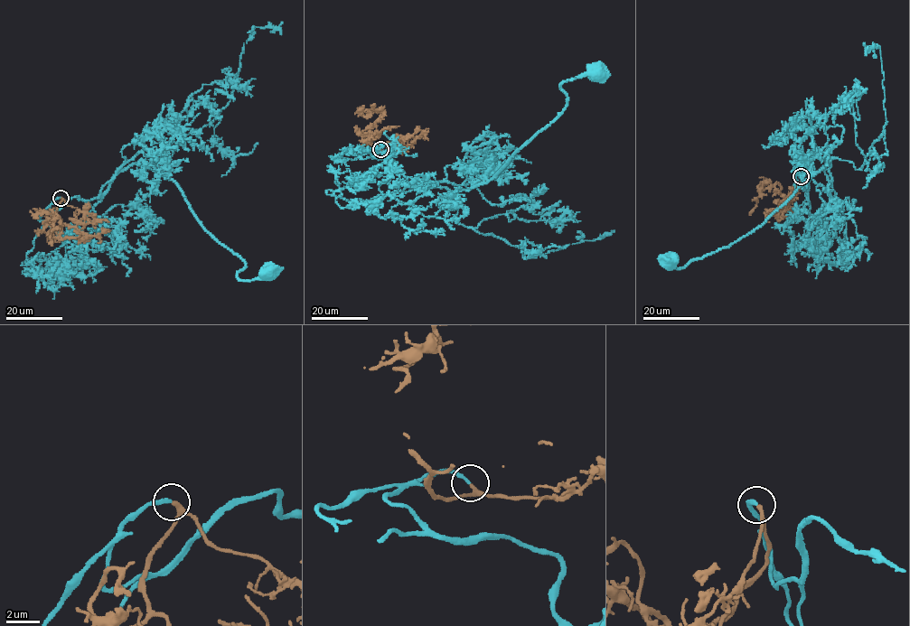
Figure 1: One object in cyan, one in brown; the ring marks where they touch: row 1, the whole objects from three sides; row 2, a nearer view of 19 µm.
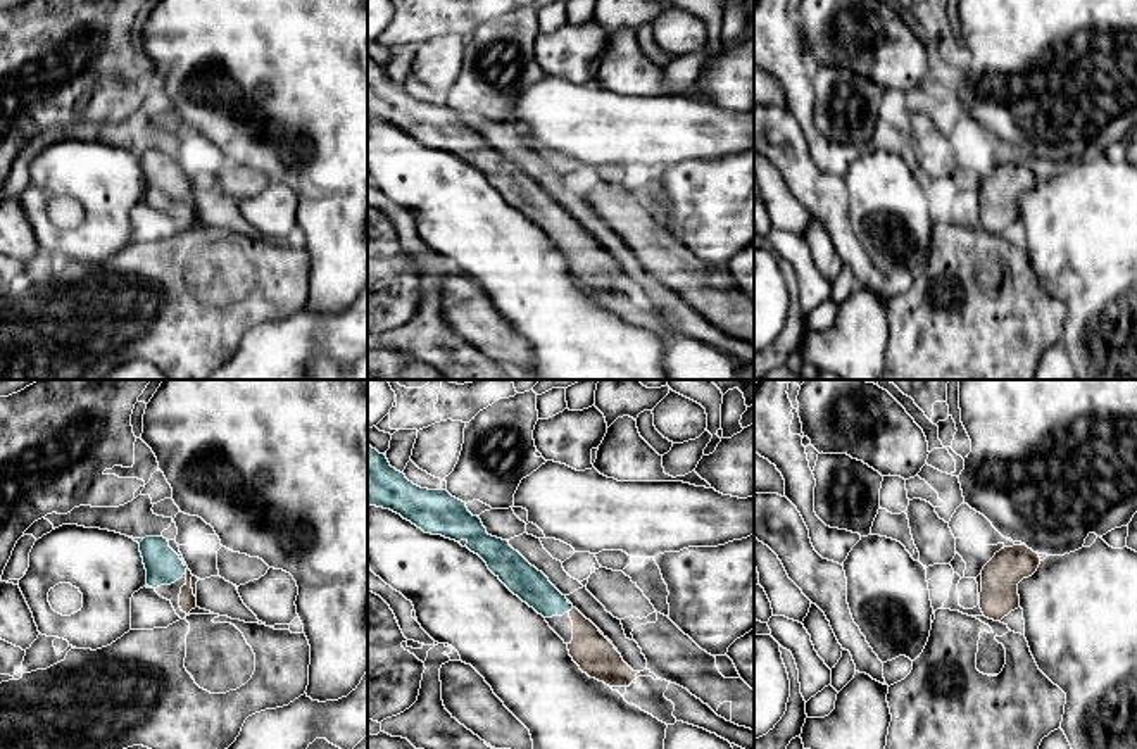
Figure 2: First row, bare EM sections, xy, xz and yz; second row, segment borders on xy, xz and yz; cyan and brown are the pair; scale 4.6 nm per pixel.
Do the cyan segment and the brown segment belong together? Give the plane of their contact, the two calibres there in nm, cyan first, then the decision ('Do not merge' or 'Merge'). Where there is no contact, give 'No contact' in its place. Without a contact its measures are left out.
Touches cyan in xy. Thickness 170 nm (cyan) against 80 nm. Merge

